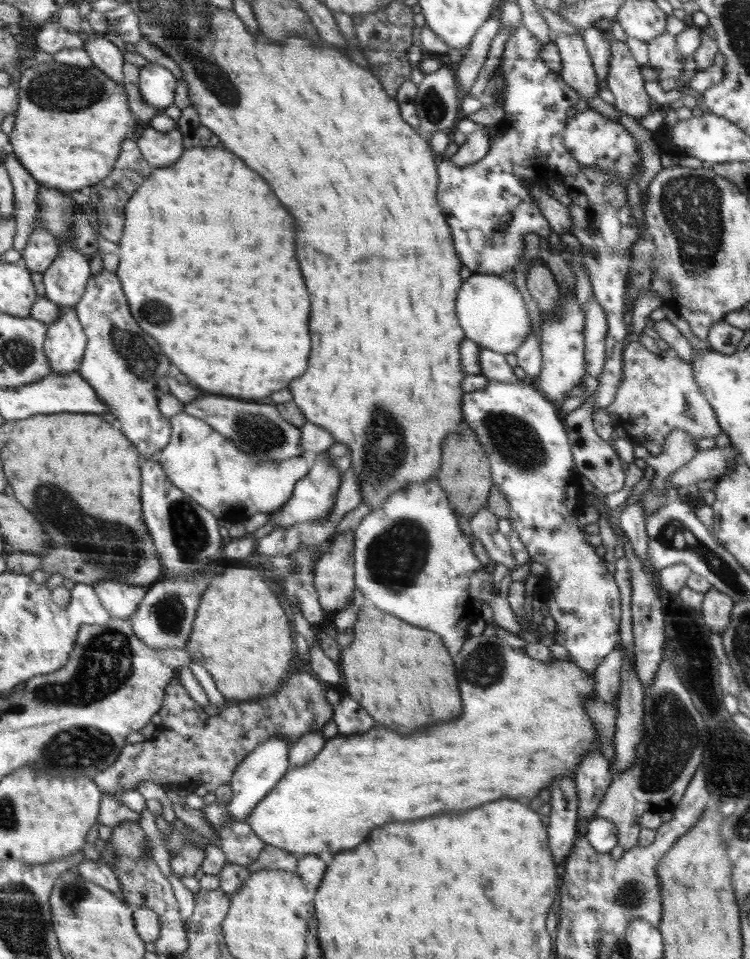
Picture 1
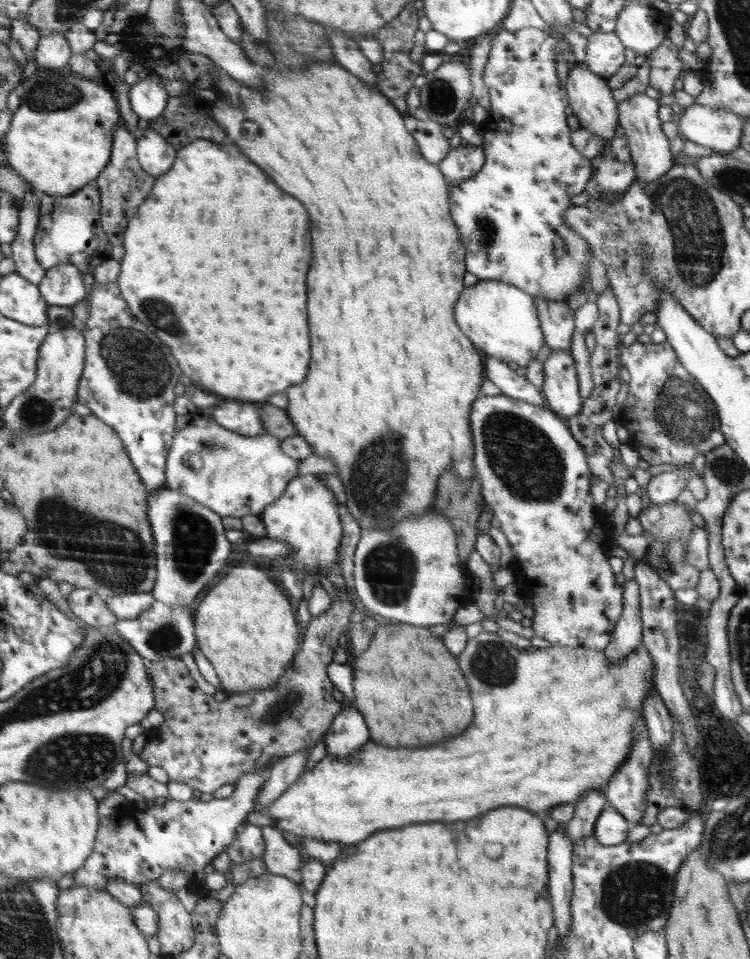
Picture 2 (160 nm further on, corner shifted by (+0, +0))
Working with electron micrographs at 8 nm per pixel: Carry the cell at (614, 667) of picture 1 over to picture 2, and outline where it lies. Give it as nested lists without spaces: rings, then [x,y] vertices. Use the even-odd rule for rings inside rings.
[[[634,579],[626,581],[623,587],[623,609],[616,623],[612,640],[604,648],[605,657],[611,665],[642,643],[641,600],[639,586]]]

